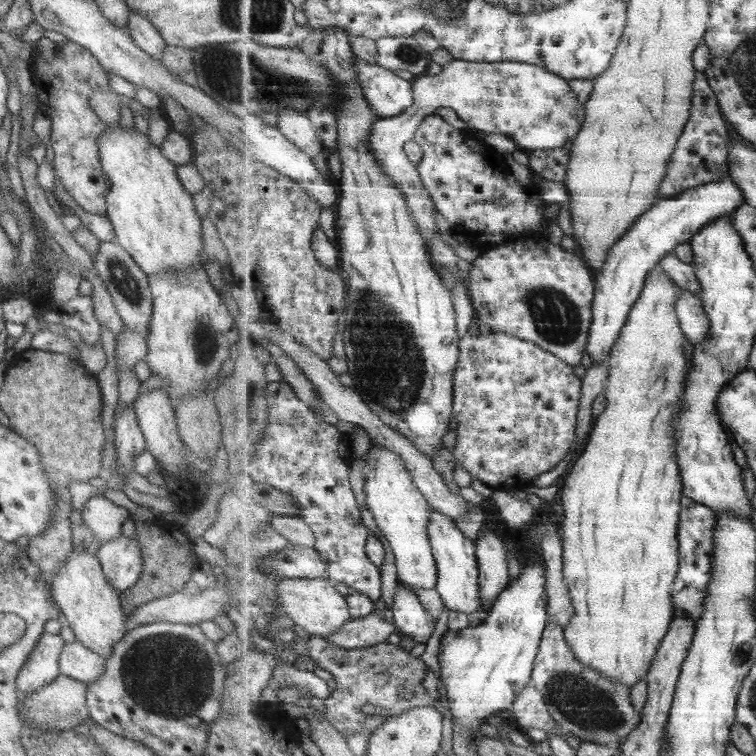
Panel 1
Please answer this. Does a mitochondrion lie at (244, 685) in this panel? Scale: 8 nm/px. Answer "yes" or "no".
no

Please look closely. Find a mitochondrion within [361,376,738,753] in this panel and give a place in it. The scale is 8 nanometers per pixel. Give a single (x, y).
(591, 708)

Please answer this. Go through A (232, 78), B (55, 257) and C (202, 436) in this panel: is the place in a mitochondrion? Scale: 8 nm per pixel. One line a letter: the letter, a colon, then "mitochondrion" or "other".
A: mitochondrion
B: other
C: other

